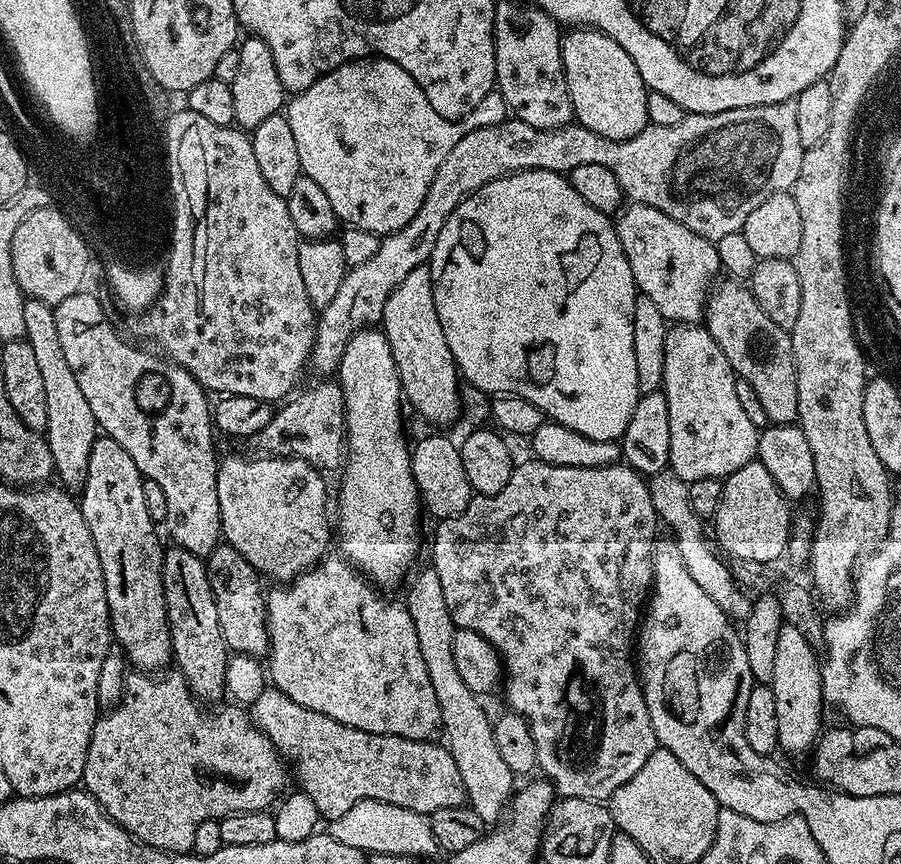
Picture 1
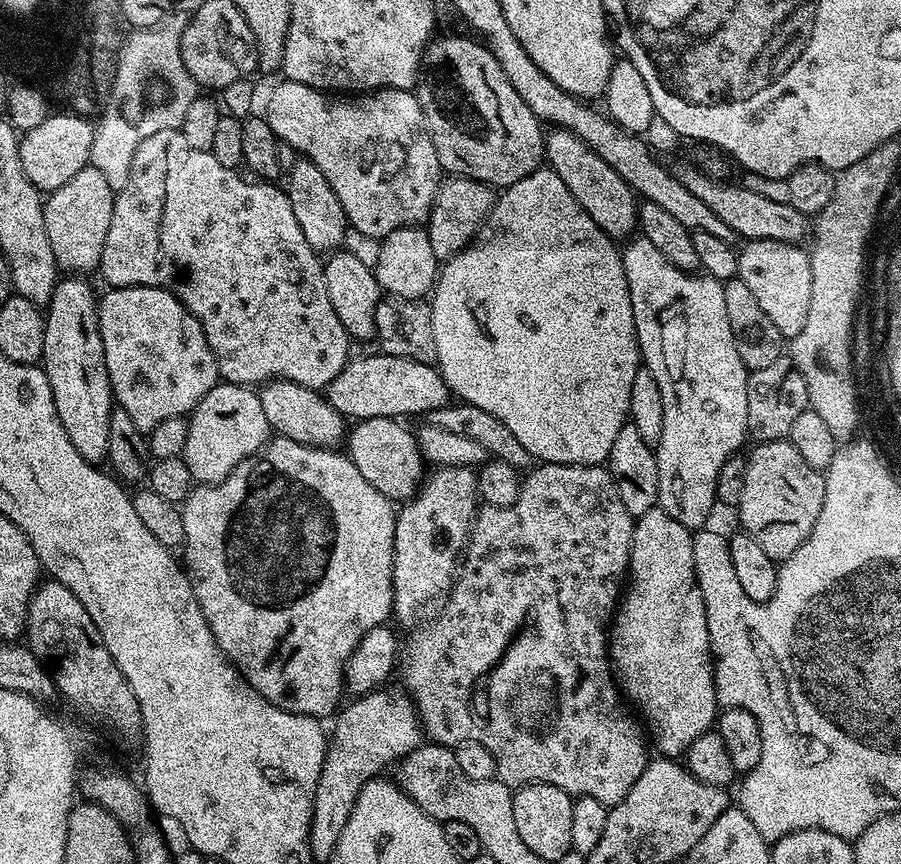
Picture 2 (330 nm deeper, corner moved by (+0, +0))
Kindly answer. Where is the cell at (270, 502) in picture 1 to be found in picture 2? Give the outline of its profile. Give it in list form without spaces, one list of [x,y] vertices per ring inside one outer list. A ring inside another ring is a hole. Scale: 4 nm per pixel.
[[[217,382],[196,403],[187,417],[188,433],[182,459],[197,485],[217,484],[246,458],[255,456],[270,439],[272,427],[266,422],[259,395],[243,384]]]

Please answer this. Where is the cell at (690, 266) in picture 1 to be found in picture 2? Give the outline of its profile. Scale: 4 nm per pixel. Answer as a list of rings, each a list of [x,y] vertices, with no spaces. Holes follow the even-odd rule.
[[[564,128],[549,131],[546,136],[546,164],[554,174],[558,174],[558,178],[562,178],[562,182],[566,182],[566,190],[574,194],[582,210],[594,218],[594,222],[607,236],[628,238],[637,231],[637,194],[620,177],[618,170],[602,162],[602,158],[598,158],[598,154],[594,154],[594,150],[582,142],[582,138]]]

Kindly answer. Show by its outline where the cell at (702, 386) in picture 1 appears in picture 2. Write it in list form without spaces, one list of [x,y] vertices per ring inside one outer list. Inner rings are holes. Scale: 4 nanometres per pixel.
[[[645,238],[636,239],[629,239],[625,243],[629,244],[623,245],[622,255],[642,364],[658,378],[658,390],[662,390],[662,438],[654,446],[658,462],[658,507],[670,514],[674,522],[682,522],[690,530],[700,530],[707,525],[704,523],[712,507],[718,504],[718,470],[741,451],[748,436],[746,390],[750,373],[738,355],[738,346],[734,346],[734,334],[726,318],[723,283],[707,274],[679,269],[653,243]]]

